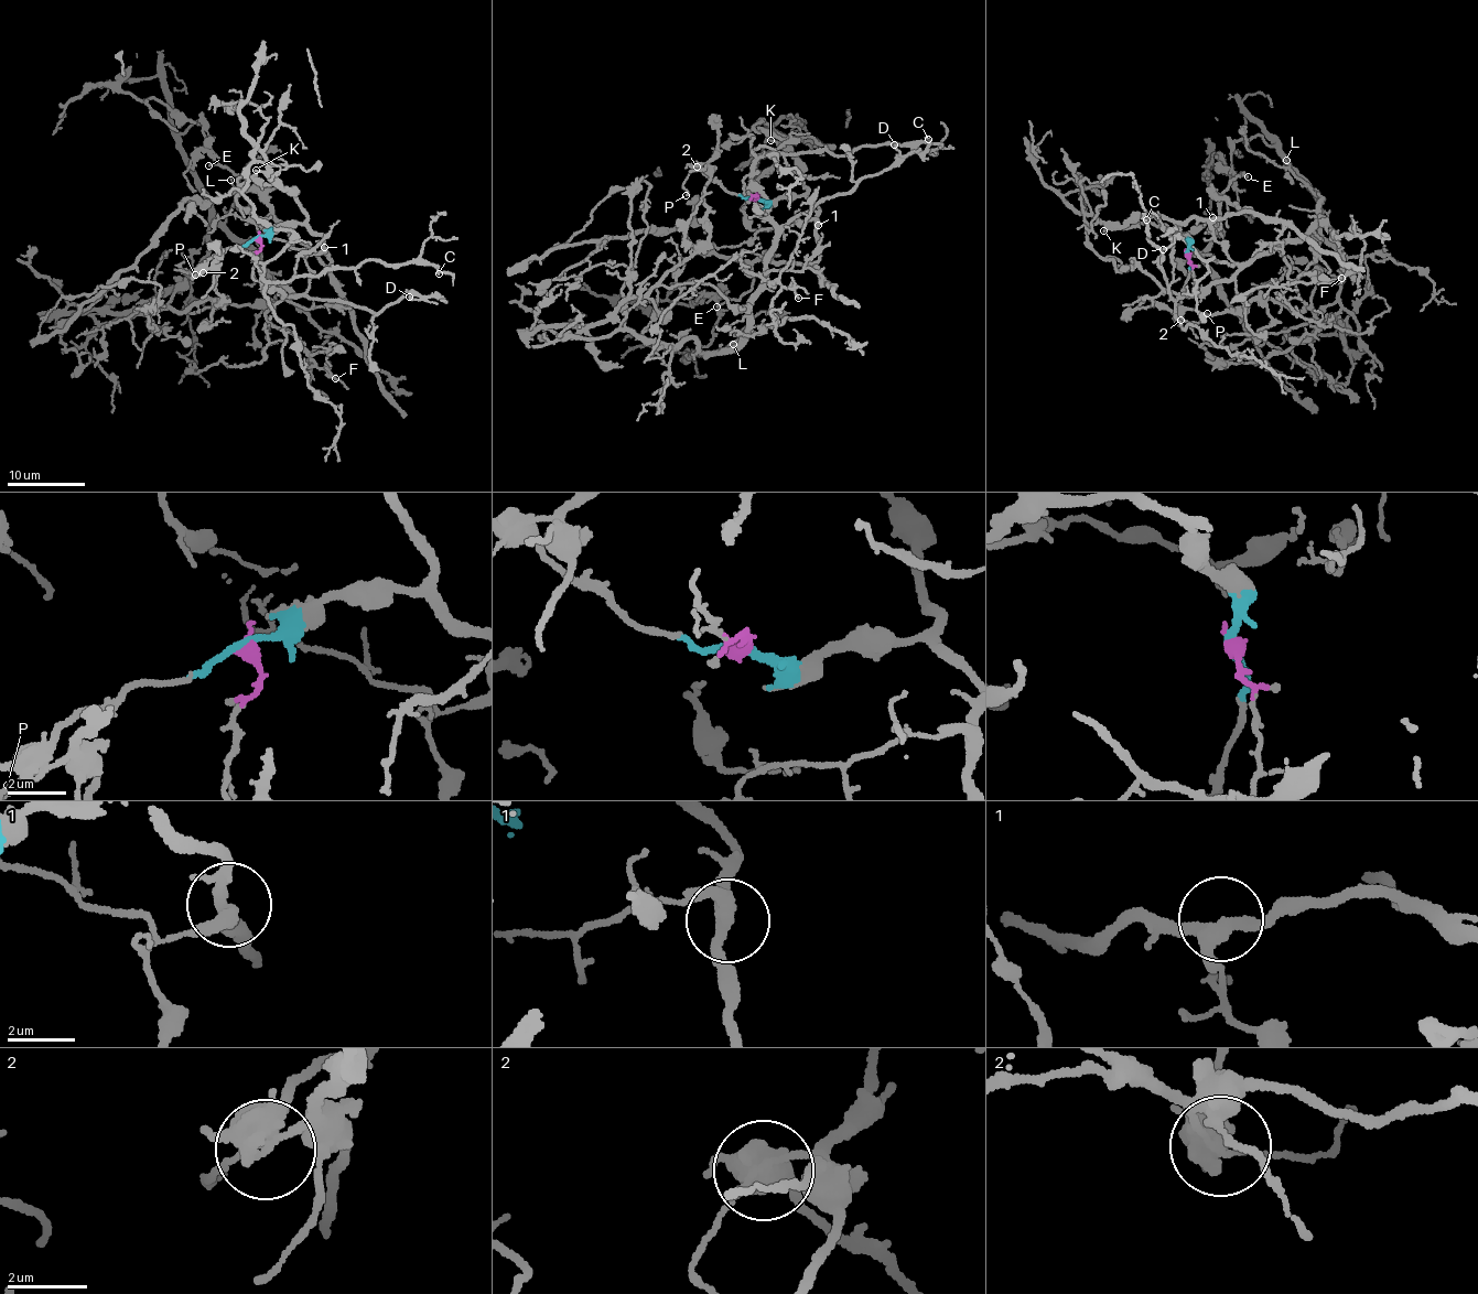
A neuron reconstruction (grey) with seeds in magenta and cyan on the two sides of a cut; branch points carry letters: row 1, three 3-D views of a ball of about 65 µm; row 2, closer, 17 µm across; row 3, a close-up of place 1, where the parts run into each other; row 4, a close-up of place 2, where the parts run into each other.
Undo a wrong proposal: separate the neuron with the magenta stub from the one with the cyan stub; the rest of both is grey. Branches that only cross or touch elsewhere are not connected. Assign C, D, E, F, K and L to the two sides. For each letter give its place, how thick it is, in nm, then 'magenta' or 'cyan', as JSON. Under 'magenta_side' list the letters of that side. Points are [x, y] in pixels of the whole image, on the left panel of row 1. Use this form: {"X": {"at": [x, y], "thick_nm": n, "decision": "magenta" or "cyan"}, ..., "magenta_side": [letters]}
{"C": {"at": [439, 273], "thick_nm": 120, "decision": "magenta"}, "D": {"at": [409, 297], "thick_nm": 140, "decision": "magenta"}, "E": {"at": [208, 165], "thick_nm": 140, "decision": "cyan"}, "F": {"at": [335, 378], "thick_nm": 110, "decision": "magenta"}, "K": {"at": [256, 170], "thick_nm": 140, "decision": "cyan"}, "L": {"at": [230, 180], "thick_nm": 100, "decision": "magenta"}, "magenta_side": ["C", "D", "F", "L"]}

